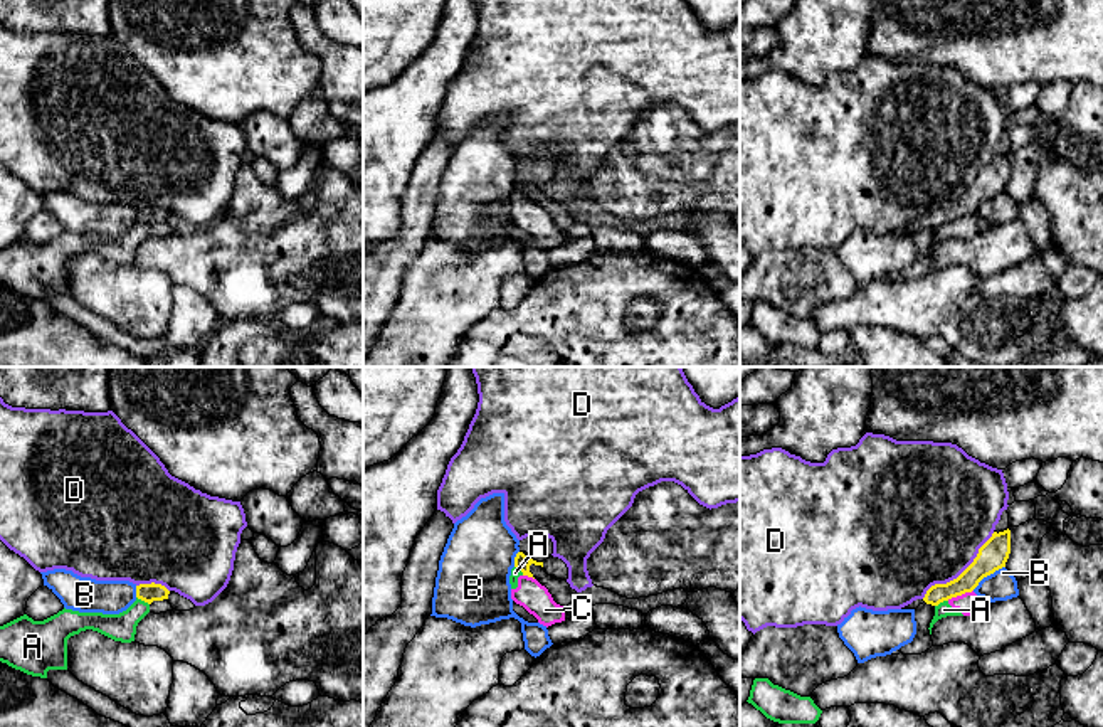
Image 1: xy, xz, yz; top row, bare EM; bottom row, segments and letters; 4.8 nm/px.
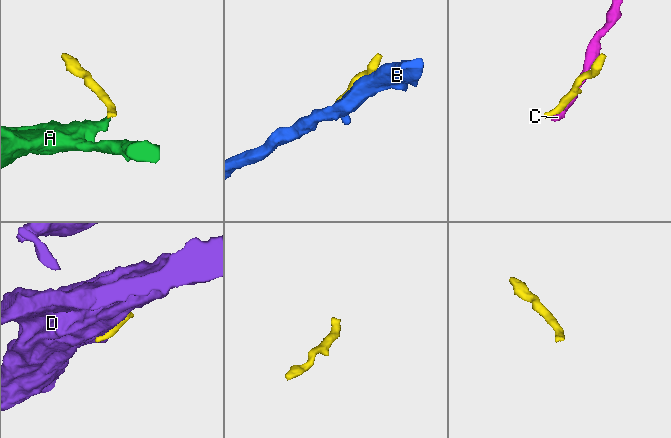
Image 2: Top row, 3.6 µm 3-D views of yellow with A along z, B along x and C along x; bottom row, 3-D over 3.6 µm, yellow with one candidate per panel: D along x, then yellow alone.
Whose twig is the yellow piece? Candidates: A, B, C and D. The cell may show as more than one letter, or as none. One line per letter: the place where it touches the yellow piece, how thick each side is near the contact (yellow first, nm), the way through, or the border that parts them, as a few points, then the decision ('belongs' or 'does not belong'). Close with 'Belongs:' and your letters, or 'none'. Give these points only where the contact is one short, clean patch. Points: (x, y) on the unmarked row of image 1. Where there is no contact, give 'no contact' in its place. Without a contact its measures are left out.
A: meets yellow in xy at (143, 222); 90 nm thick on the yellow side, 130 nm on the other; border along xy (137, 219), (148, 228); does not belong
B: meets yellow in yz at (987, 197); 140 nm thick on the yellow side, 140 nm on the other; does not belong
C: meets yellow in yz at (959, 217); 140 nm thick on the yellow side, 100 nm on the other; border along yz (972, 212), (947, 222); does not belong
D: meets yellow in yz at (962, 196); 140 nm thick on the yellow side, 500 nm on the other; does not belong
Belongs: none

